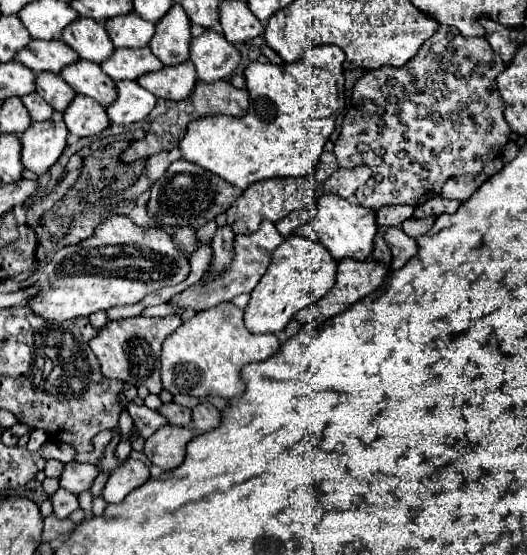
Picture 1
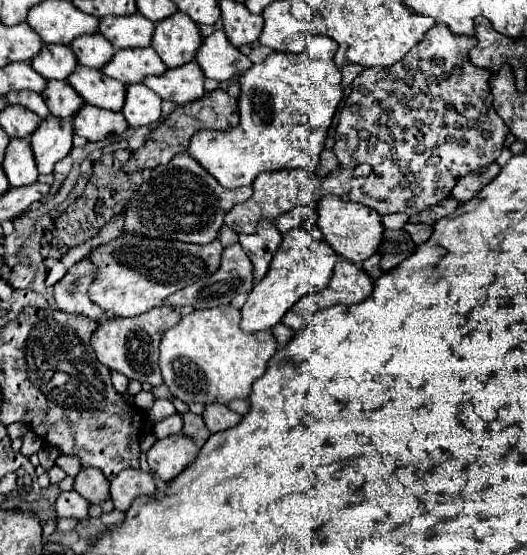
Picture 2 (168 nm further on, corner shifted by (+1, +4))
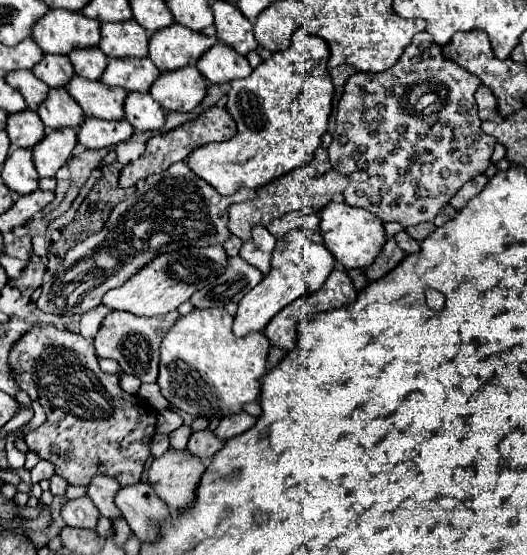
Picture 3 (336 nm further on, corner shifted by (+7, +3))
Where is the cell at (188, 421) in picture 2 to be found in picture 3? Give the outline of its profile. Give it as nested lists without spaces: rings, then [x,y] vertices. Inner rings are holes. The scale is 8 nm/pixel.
[[[207,429],[207,431],[193,433],[191,439],[189,439],[189,447],[187,447],[187,449],[191,451],[191,455],[209,461],[209,459],[213,459],[215,453],[219,453],[219,451],[223,449],[223,443],[225,443],[225,441],[217,439],[217,437]]]

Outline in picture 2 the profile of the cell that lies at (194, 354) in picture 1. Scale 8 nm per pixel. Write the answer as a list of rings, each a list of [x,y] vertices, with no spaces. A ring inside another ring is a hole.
[[[219,306],[219,308],[209,308],[209,310],[193,310],[191,314],[183,316],[177,326],[167,330],[161,338],[161,374],[163,382],[169,388],[169,392],[183,400],[183,402],[219,402],[227,404],[235,398],[247,398],[251,392],[253,380],[261,378],[267,368],[267,360],[275,354],[277,350],[277,340],[271,332],[255,332],[255,334],[245,334],[239,328],[241,312],[233,306]]]

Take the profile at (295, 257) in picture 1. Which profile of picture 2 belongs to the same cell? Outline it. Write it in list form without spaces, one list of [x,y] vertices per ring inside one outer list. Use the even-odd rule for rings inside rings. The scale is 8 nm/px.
[[[293,228],[287,234],[283,234],[283,240],[277,248],[277,254],[273,256],[269,270],[261,282],[253,286],[249,292],[249,298],[245,306],[241,308],[241,330],[243,332],[259,332],[259,330],[271,330],[285,312],[305,294],[325,290],[329,286],[329,280],[333,276],[335,266],[335,250],[325,240],[313,240],[303,228]]]

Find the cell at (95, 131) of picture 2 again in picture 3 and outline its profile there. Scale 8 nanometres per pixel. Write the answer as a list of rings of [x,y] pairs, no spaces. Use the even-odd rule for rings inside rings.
[[[87,119],[77,129],[79,143],[87,149],[103,149],[127,141],[133,135],[131,123],[123,121],[101,121],[101,119]]]

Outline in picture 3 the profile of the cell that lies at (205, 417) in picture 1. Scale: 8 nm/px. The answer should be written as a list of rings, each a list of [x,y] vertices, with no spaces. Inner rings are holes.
[[[237,413],[237,415],[231,415],[231,417],[223,417],[219,427],[215,429],[215,435],[219,439],[227,441],[235,435],[241,435],[243,431],[249,431],[255,423],[257,423],[257,419],[251,417],[249,413]]]

